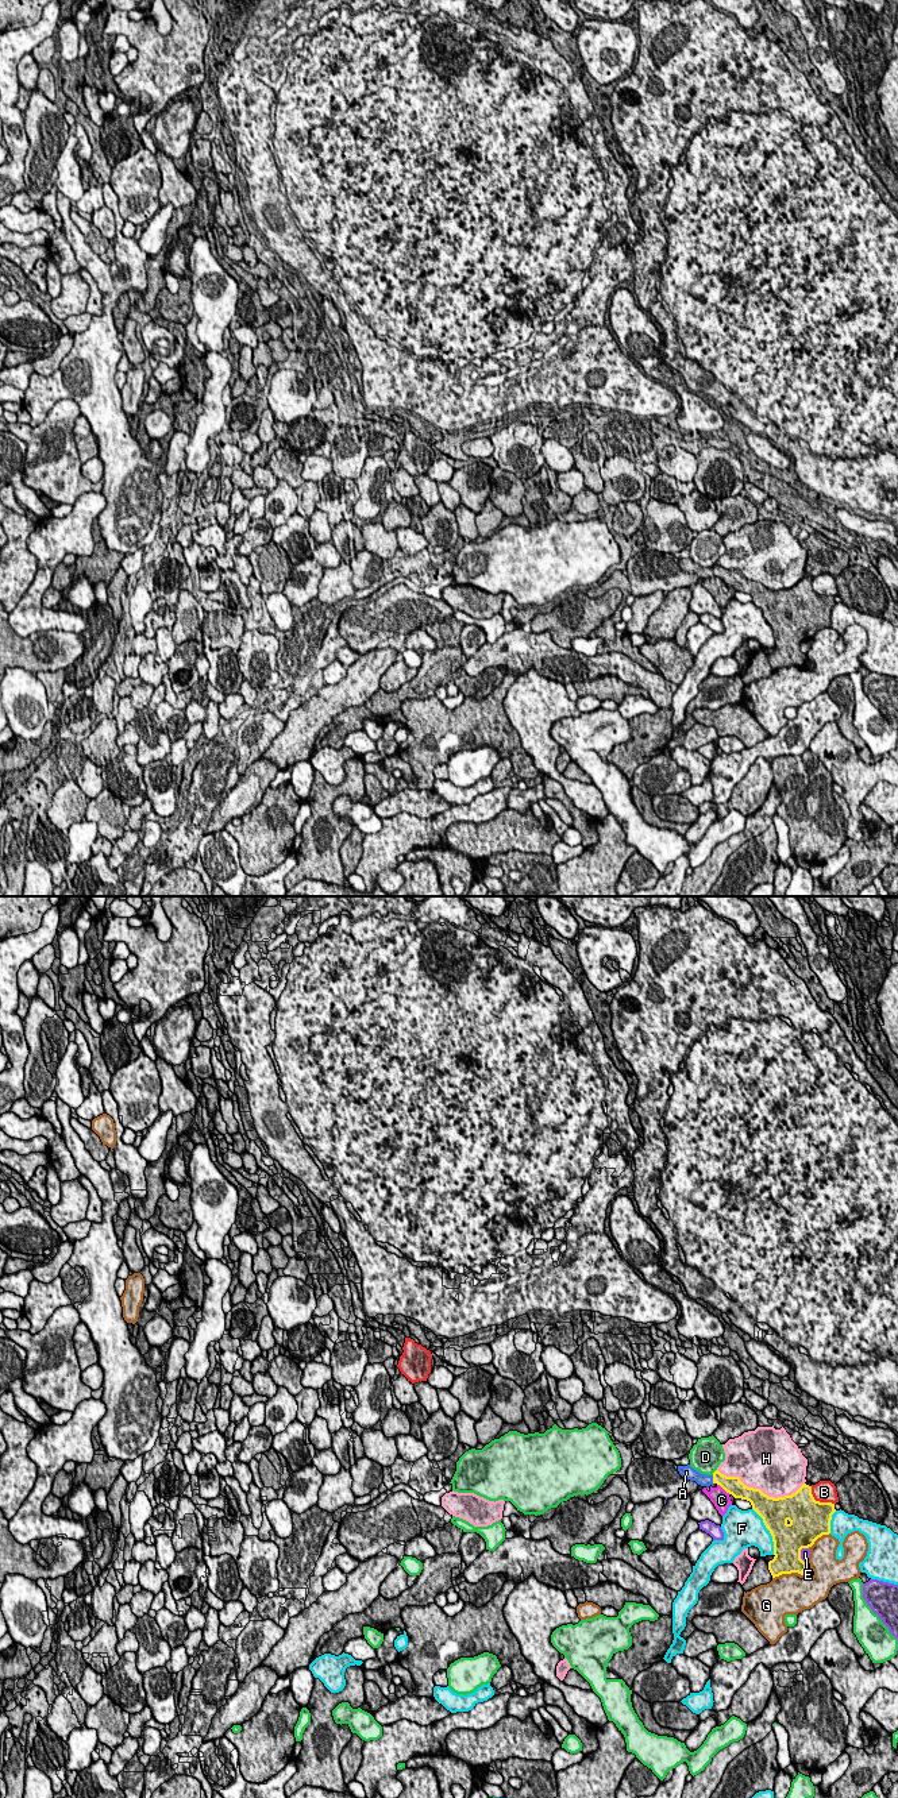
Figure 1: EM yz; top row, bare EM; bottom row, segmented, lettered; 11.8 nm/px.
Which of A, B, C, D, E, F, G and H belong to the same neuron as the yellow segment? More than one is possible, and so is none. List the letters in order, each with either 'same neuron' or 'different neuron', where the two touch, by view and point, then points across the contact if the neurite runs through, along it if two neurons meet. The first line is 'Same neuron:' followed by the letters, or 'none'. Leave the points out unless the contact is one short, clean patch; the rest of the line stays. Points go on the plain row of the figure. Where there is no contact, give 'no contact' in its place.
Same neuron: A
A: same neuron; contact yz (713, 573); way yz (732, 578), (721, 573), (713, 573), (702, 573)
B: different neuron; contact yz (819, 594)
C: different neuron; contact yz (724, 582); border yz (717, 577), (729, 586)
D: different neuron; contact yz (715, 564)
E: different neuron; contact yz (800, 648)
F: different neuron; contact yz (769, 622)
G: different neuron; contact yz (787, 666)
H: different neuron; contact yz (759, 582)

